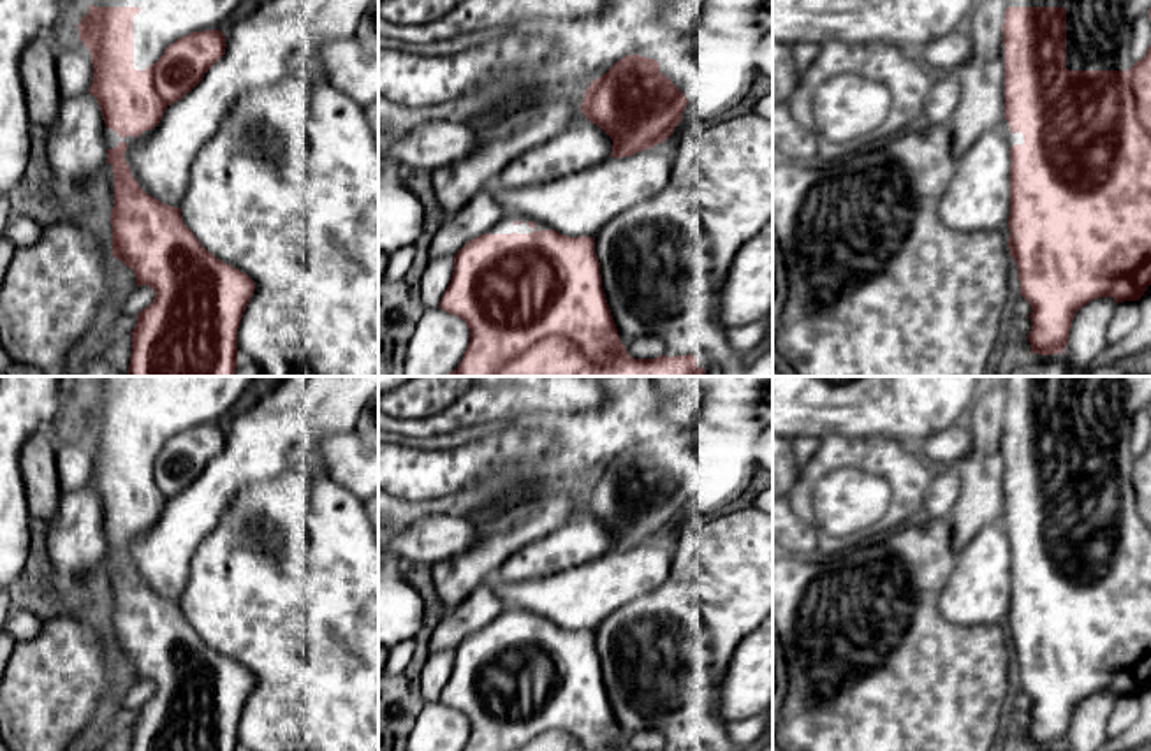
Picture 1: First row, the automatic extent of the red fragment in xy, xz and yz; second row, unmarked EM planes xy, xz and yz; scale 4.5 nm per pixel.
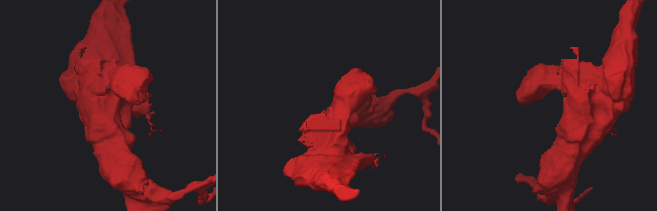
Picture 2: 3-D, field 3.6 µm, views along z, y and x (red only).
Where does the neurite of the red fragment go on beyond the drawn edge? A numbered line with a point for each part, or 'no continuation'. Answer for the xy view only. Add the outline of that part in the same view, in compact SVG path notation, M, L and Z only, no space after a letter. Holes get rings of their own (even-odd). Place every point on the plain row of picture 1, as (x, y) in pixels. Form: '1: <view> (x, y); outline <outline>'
no continuation

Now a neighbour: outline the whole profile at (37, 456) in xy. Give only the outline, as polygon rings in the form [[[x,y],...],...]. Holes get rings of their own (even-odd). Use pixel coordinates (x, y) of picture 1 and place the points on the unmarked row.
[[[51,433],[33,434],[21,448],[21,473],[30,517],[53,522],[60,505],[56,441]]]

